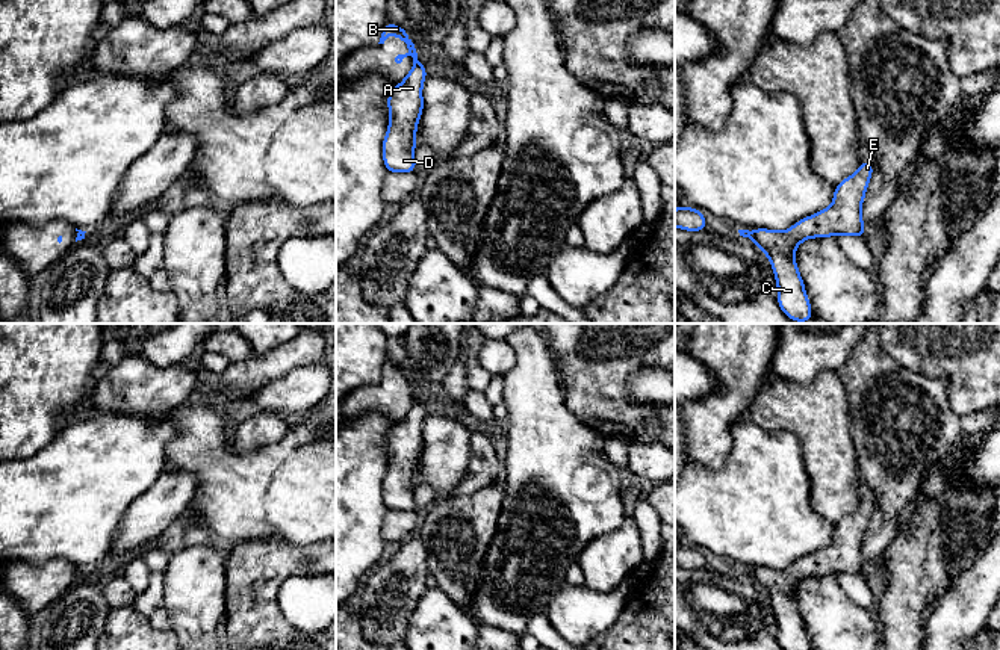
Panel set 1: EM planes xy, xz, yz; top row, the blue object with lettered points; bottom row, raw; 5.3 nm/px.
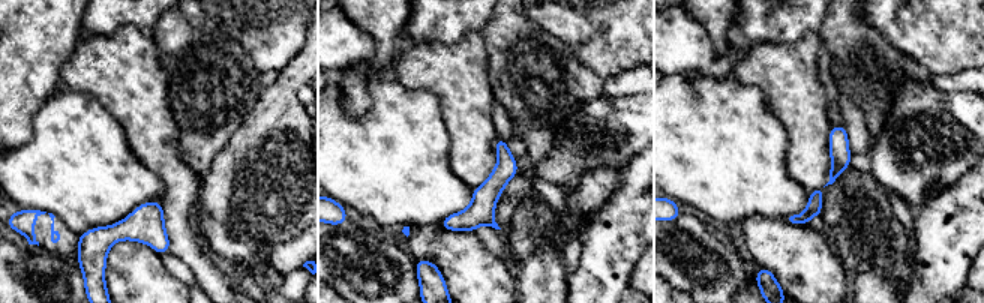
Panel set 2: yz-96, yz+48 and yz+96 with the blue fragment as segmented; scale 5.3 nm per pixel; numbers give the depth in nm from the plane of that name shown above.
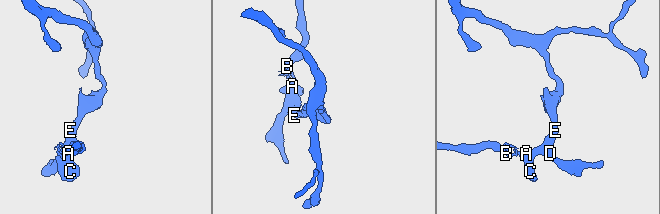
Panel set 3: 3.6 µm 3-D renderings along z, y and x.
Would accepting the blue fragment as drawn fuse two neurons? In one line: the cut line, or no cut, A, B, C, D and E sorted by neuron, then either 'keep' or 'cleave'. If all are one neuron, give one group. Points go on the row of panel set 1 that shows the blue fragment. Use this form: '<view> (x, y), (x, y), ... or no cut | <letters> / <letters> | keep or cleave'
yz (749, 232), (751, 238) | A C D E / B | cleave

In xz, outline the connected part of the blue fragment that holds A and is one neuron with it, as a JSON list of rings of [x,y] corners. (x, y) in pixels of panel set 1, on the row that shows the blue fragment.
[[[422,60],[387,95],[390,121],[383,141],[383,160],[387,172],[416,172],[415,135],[424,110],[422,85],[427,79]]]

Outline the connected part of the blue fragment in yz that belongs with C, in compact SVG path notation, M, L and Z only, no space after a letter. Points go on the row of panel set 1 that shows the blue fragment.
M862 160L855 174L835 186L829 209L800 219L785 231L756 228L750 239L770 258L778 283L778 304L784 314L794 322L812 319L812 308L805 293L805 284L794 260L796 248L811 237L849 234L864 237L865 224L861 207L873 175L873 162Z

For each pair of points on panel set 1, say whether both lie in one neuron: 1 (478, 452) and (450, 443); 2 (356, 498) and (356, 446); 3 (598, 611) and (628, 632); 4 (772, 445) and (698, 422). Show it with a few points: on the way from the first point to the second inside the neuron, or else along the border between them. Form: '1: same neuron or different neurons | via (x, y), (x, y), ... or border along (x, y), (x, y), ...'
1: different neurons | border along (471, 430), (468, 469), (459, 482)
2: same neuron | via (356, 485), (356, 458)
3: different neurons | border along (634, 593), (616, 622), (599, 634)
4: different neurons | border along (746, 416), (731, 430), (731, 449), (722, 467)

